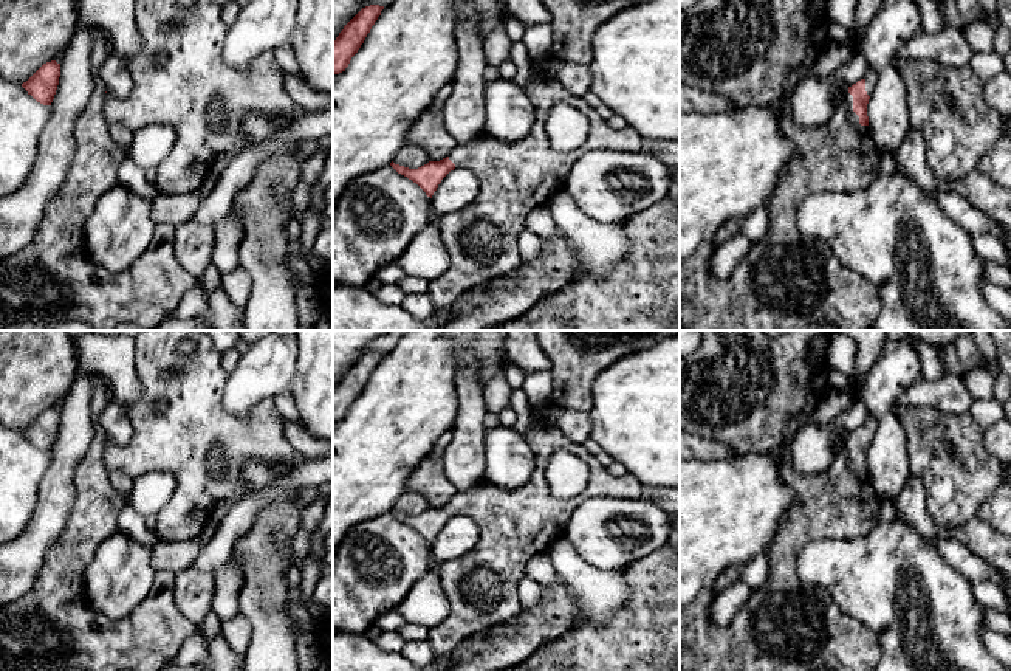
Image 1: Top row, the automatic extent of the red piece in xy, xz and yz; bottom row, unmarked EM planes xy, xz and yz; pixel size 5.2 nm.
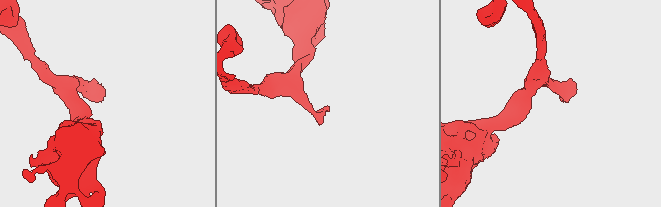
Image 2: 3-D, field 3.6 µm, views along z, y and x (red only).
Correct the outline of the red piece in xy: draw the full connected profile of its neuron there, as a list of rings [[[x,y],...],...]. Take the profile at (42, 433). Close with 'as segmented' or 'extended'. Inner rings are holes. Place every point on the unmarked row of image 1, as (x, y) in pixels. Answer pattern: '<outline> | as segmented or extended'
[[[56,408],[43,411],[22,434],[37,449],[51,452],[60,425],[60,411]]] | as segmented

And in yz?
[[[870,414],[864,426],[848,434],[847,440],[848,466],[853,471],[853,474],[859,479],[867,477],[869,473],[867,451],[878,428],[879,428],[878,418],[873,414]]] | extended

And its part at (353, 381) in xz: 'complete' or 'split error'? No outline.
complete

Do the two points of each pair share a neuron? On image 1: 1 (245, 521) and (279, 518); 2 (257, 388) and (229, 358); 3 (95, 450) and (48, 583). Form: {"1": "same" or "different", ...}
{"1": "different", "2": "different", "3": "same"}

